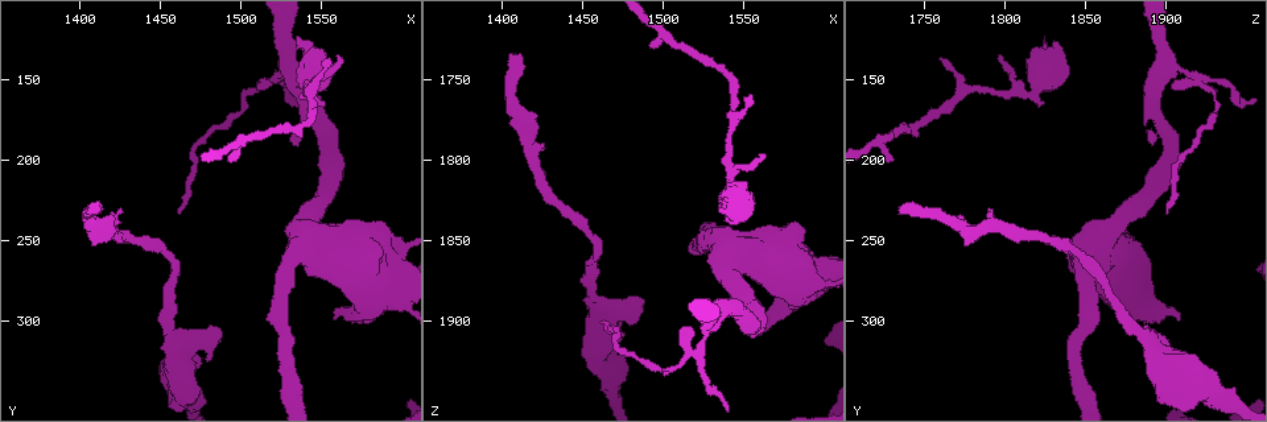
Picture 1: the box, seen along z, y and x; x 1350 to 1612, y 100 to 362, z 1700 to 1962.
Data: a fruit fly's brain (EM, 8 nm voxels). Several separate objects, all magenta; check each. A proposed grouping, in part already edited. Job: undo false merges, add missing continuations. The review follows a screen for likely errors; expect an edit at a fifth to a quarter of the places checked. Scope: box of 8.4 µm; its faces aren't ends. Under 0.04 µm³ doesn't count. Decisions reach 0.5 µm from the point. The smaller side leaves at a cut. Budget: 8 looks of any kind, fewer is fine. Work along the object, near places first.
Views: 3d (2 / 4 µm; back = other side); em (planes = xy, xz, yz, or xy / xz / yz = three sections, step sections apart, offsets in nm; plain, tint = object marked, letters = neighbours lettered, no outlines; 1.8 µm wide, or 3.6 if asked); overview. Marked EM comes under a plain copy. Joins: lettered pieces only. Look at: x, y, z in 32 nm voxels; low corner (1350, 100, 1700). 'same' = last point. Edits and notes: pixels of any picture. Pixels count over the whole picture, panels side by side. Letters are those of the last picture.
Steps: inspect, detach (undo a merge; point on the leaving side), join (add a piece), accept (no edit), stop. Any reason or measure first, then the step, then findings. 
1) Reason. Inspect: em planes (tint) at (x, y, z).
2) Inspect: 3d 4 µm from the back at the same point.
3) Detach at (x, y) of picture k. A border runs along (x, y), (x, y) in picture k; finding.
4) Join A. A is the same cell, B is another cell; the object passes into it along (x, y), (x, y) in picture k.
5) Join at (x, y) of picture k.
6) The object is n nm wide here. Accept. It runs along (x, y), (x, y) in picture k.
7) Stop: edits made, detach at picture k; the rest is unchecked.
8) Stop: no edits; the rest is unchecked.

Thin end. Inspect: em 3.6 µm planes (letters) at (1512, 156, 1902).

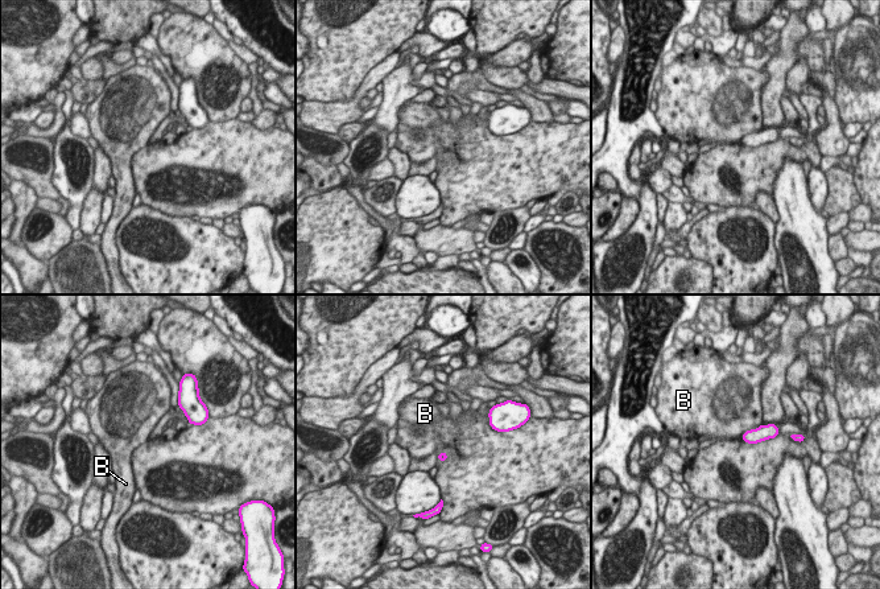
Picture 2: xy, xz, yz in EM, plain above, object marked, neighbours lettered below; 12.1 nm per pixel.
Accept. B is another cell; a border runs along (763, 424), (748, 429), (740, 439) in picture 2; no lettered piece goes on from it.

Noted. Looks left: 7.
Sudden change in width. Inspect: em 3.6 µm planes (letters) at (1596, 252, 1876).

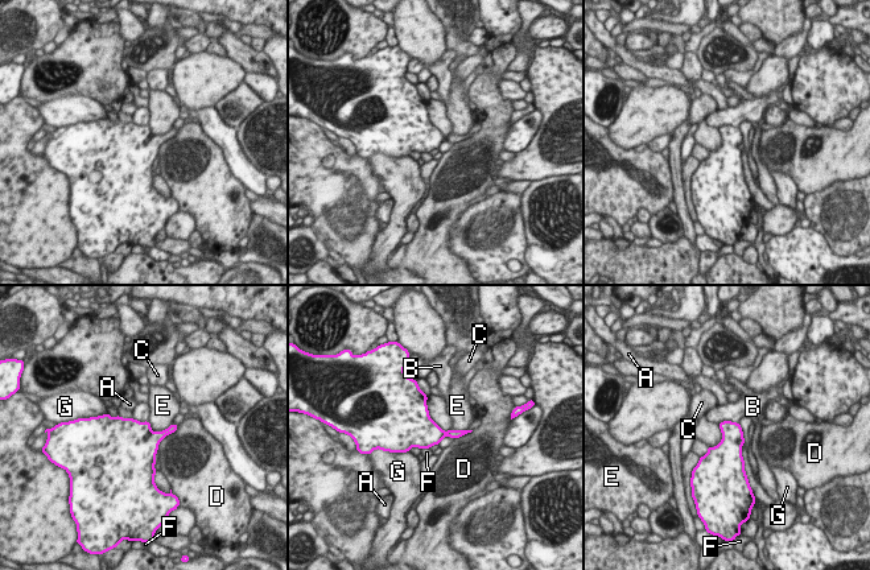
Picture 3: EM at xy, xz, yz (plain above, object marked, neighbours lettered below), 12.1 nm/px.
The longest contact is with D, 420 nm. Accept. A, B, C, D, E, F and G are other cells; a border runs along (738, 422), (721, 421), (718, 424) in picture 3; all the same neuron.

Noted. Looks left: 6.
An open end. Inspect: 3d 2 µm at (1554, 138, 1760).

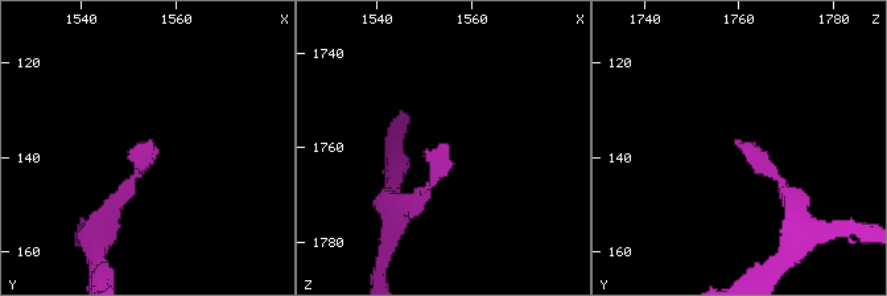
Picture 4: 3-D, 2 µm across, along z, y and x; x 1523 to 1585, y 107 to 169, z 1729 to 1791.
Now the EM. Inspect: em 3.6 µm planes (letters) at (1555, 137, 1759).

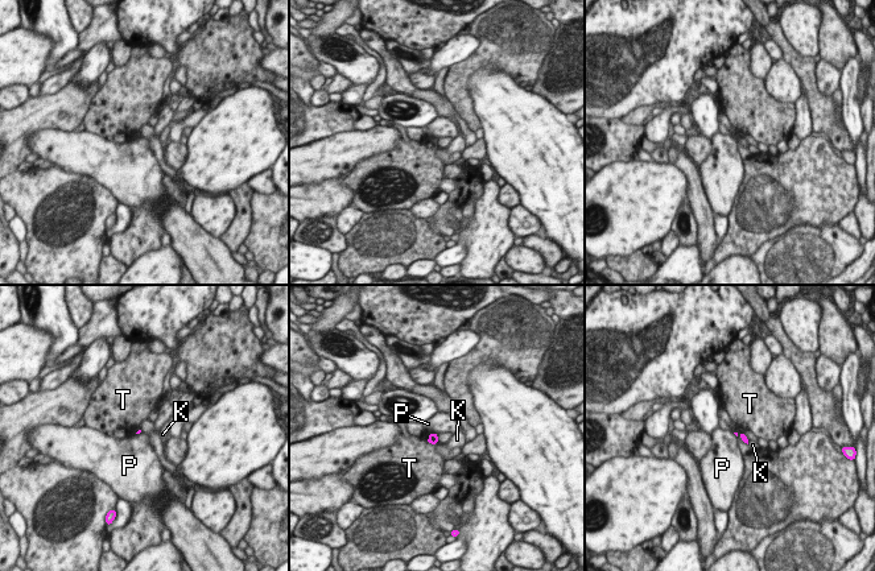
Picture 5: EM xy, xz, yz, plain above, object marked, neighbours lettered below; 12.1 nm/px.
Accept. K, P and T are other cells; a border runs along (433, 431), (437, 434) in picture 5; none of them fits.

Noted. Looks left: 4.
Stop: no edits; the rest is unchecked.

